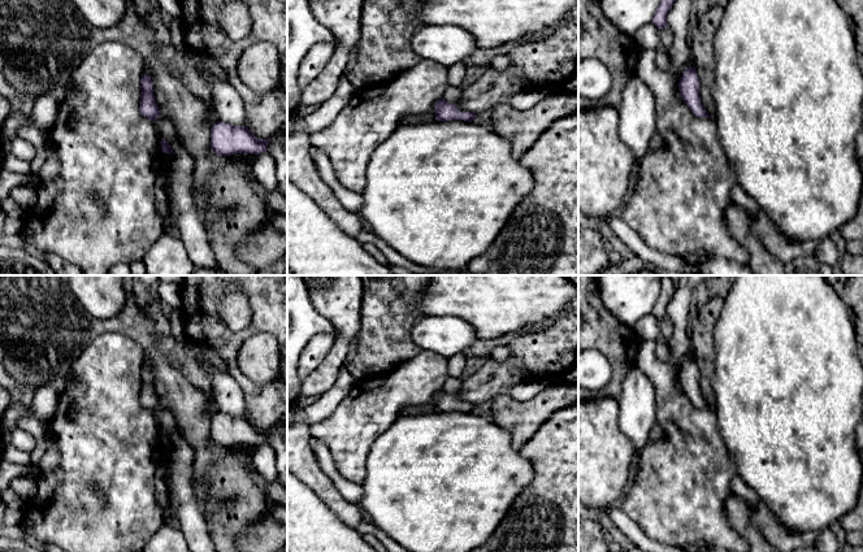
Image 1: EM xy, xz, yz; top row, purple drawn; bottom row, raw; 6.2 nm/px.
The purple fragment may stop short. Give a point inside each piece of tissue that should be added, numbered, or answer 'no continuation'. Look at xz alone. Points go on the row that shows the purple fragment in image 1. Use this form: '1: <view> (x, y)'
no continuation

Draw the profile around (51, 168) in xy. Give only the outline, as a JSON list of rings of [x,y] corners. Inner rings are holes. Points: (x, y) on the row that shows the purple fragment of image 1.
[[[48,139],[45,147],[49,149],[49,157],[47,158],[45,164],[43,165],[36,178],[42,178],[43,181],[49,181],[57,177],[60,171],[60,161],[57,158],[53,144]]]

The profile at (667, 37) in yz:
[[[667,26],[665,29],[659,30],[659,34],[660,34],[660,44],[663,45],[663,51],[668,52],[669,47],[675,40],[675,32],[669,26]]]

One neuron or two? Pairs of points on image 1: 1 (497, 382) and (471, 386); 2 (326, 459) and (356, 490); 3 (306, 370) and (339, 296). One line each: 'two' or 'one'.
1: one
2: one
3: two

